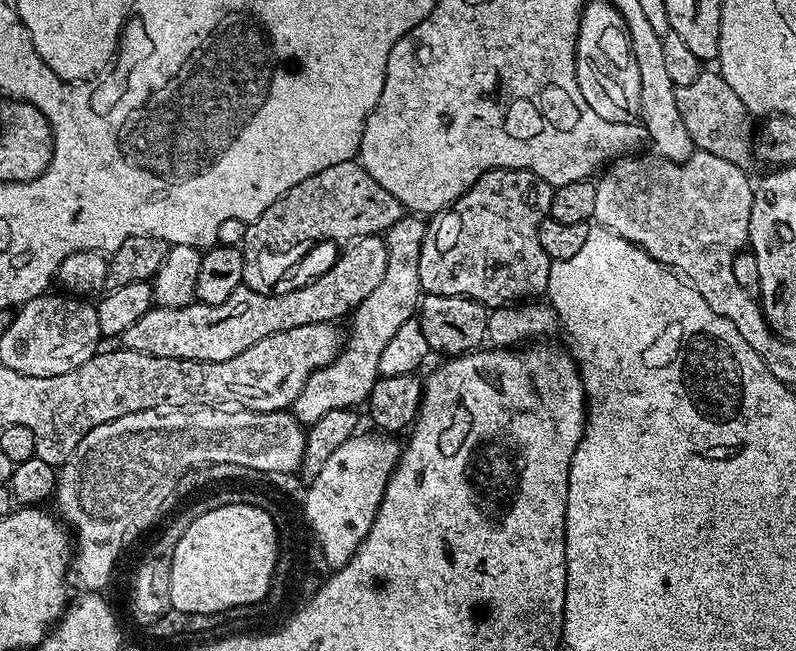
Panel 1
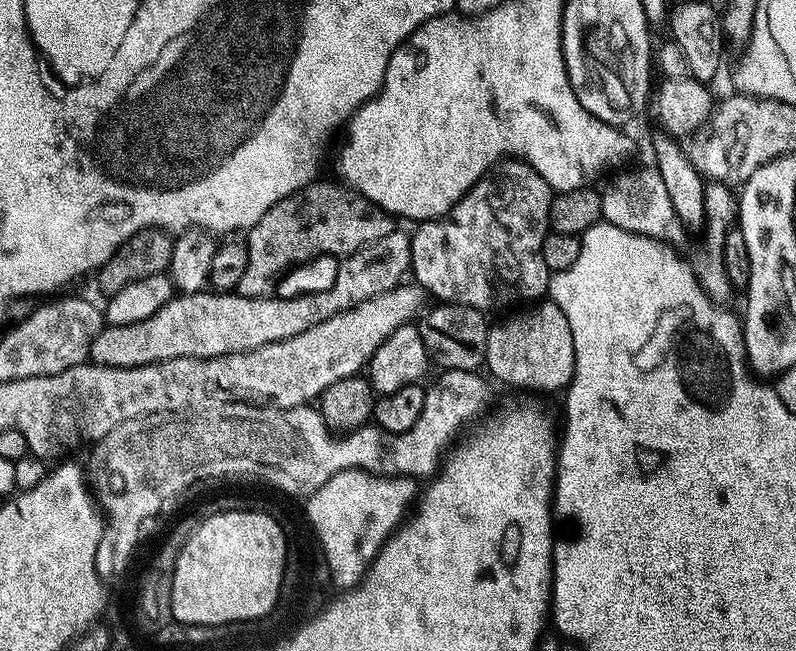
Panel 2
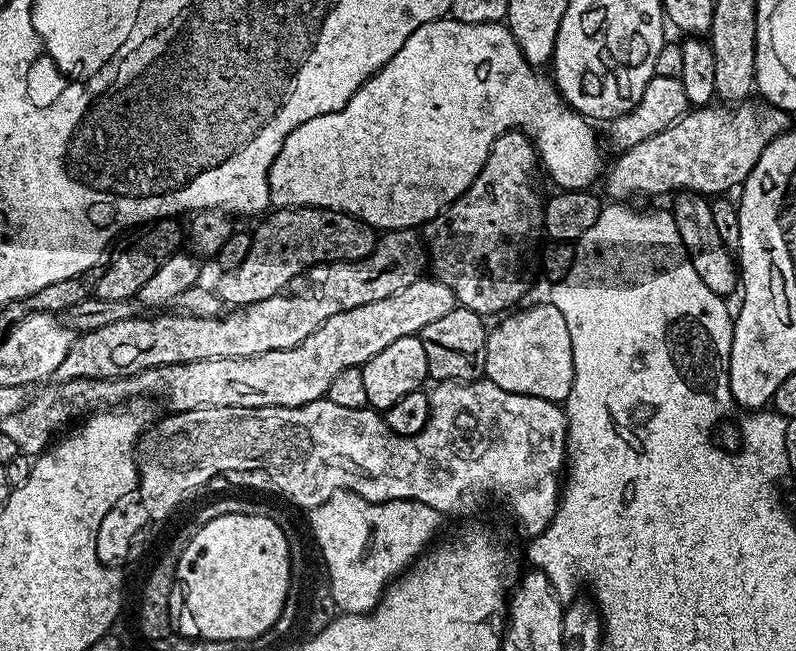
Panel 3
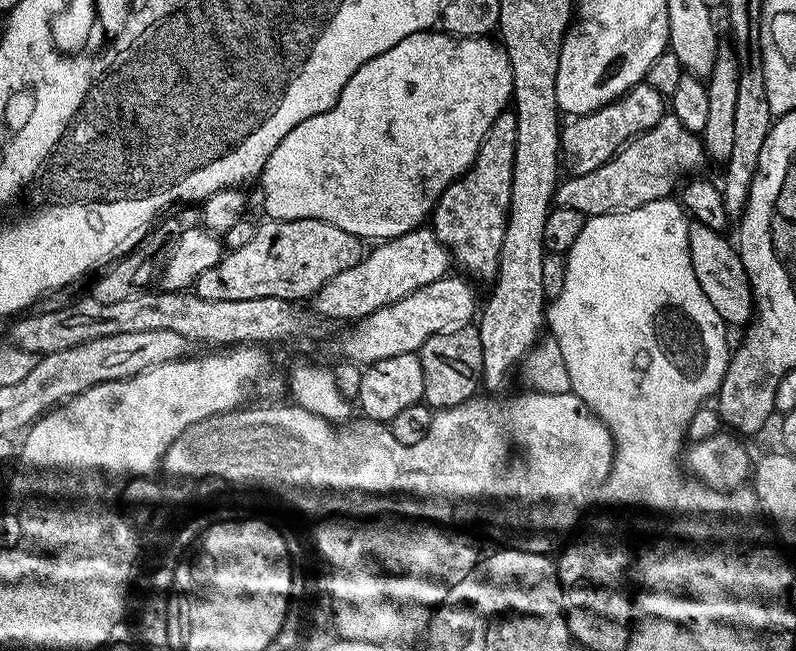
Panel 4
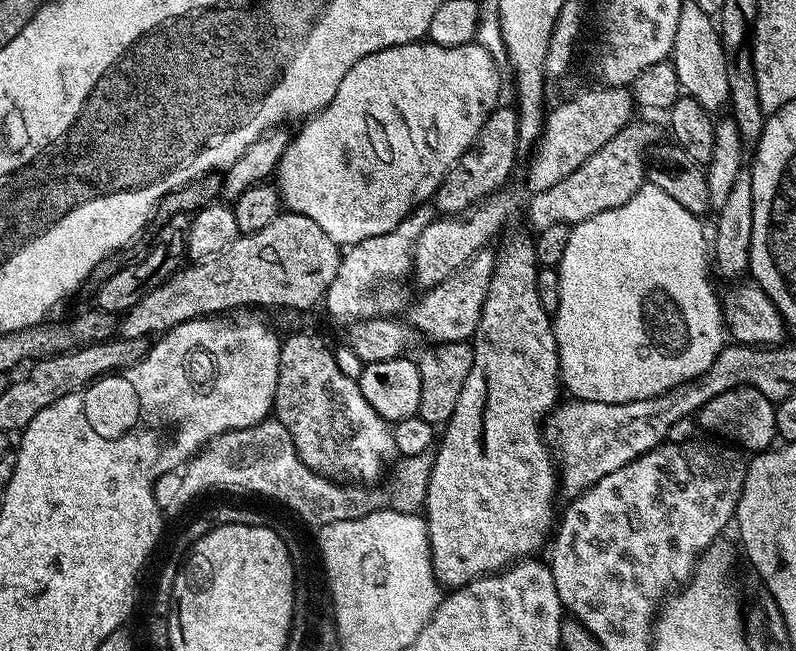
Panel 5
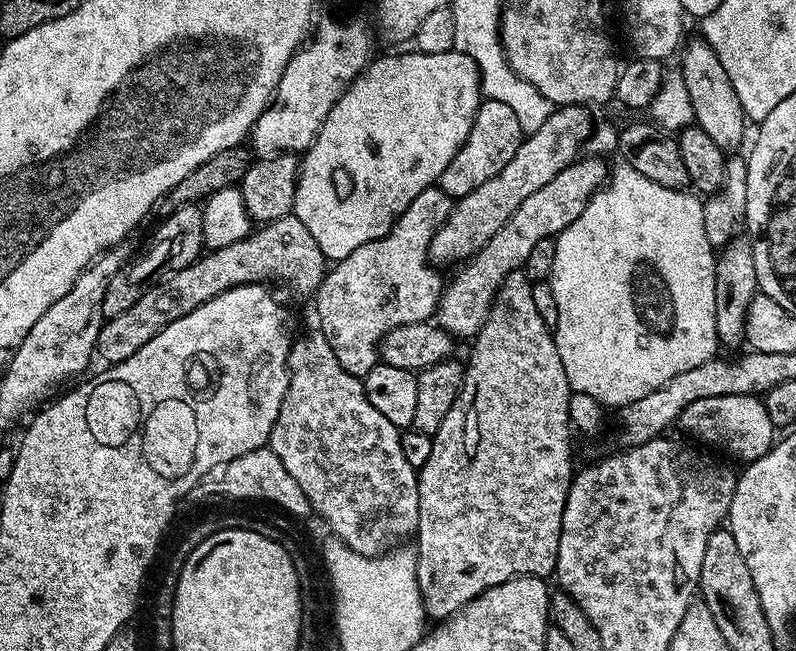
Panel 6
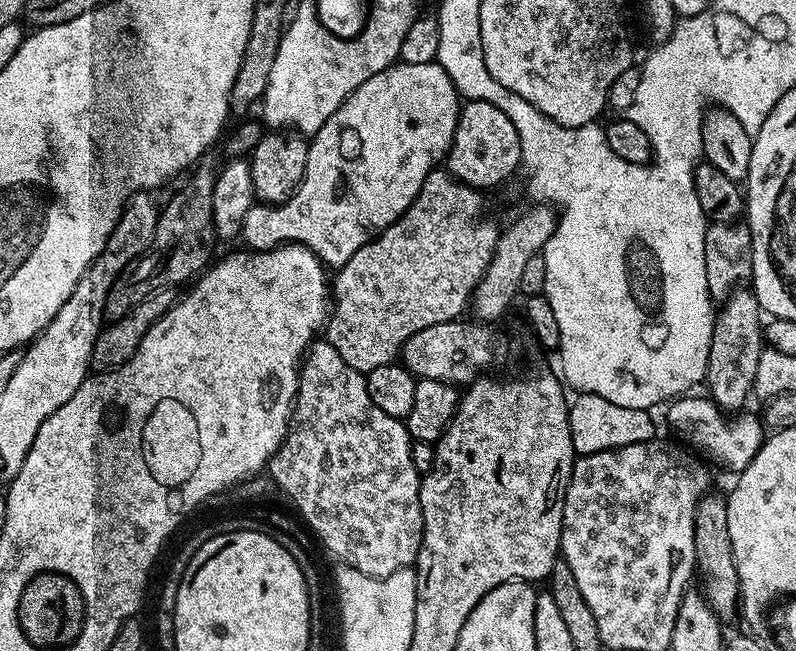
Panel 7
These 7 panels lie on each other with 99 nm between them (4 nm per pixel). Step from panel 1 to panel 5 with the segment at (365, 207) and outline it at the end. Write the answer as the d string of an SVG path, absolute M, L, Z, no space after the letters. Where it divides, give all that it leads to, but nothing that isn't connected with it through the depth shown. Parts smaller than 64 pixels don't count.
M281 211L270 226L249 236L237 236L230 247L223 248L216 256L177 268L166 278L166 282L150 290L150 294L143 296L130 311L119 317L119 335L126 340L152 338L187 320L228 314L231 308L244 308L247 304L257 304L260 308L312 308L315 304L317 307L328 293L330 282L334 282L334 274L338 274L341 255L341 245L336 244L334 238L330 238L330 234L318 226L318 222L297 212Z

